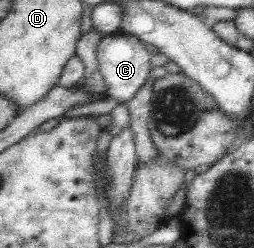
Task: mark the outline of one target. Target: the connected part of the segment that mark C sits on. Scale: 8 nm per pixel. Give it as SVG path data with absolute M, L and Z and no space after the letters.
M121 33L104 35L98 46L97 62L104 81L107 94L121 103L132 98L138 88L148 80L152 69L152 54L146 49L146 45L138 38Z

